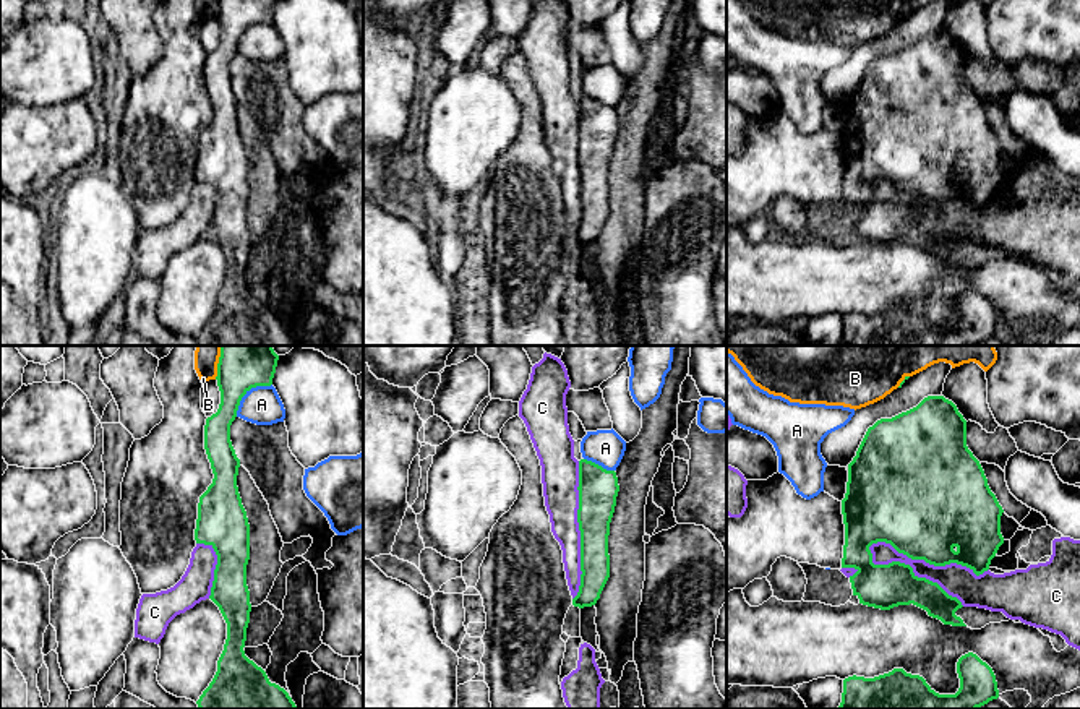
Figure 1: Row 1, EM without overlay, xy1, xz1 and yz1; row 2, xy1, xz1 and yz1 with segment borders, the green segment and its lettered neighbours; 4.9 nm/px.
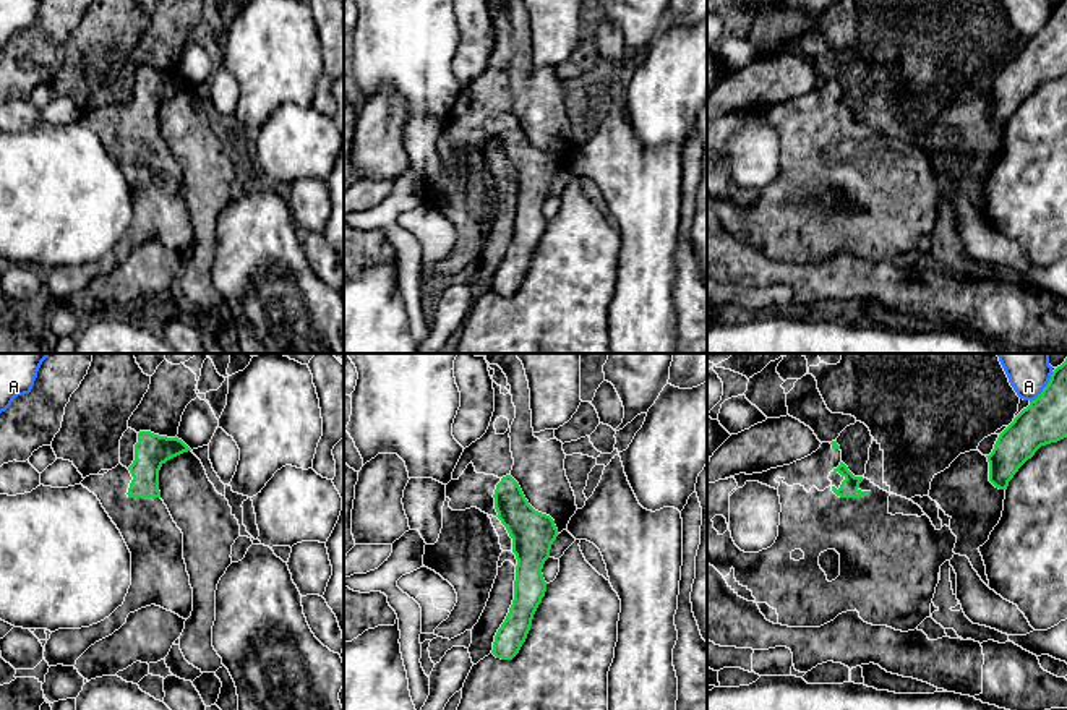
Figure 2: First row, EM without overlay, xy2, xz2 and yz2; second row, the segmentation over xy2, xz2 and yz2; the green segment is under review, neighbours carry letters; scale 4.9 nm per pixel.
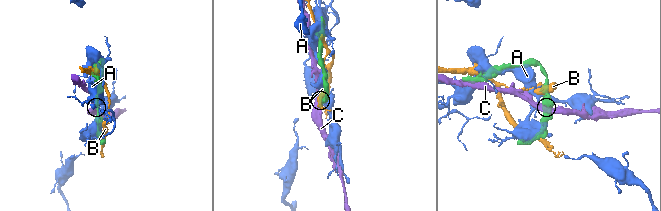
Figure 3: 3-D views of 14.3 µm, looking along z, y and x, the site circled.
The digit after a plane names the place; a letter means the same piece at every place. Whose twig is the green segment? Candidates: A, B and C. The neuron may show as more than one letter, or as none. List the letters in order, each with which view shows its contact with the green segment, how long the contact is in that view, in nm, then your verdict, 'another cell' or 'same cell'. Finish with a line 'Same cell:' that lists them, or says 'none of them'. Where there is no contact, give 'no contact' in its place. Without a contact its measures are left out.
A: meets green in xy1; contact 240 nm long; another cell
B: meets green in xy1; contact 170 nm long; another cell
C: meets green in yz1; contact 600 nm long; another cell
Same cell: none of them

